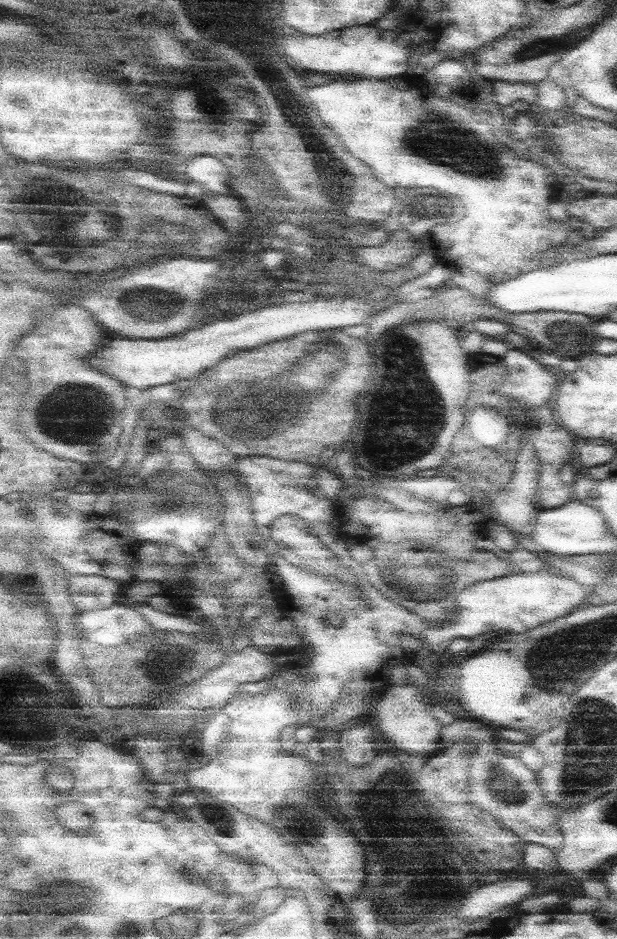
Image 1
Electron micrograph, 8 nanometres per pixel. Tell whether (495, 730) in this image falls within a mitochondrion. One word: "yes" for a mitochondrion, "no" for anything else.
no

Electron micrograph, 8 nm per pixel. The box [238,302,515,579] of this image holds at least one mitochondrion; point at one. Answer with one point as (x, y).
(415, 426)

